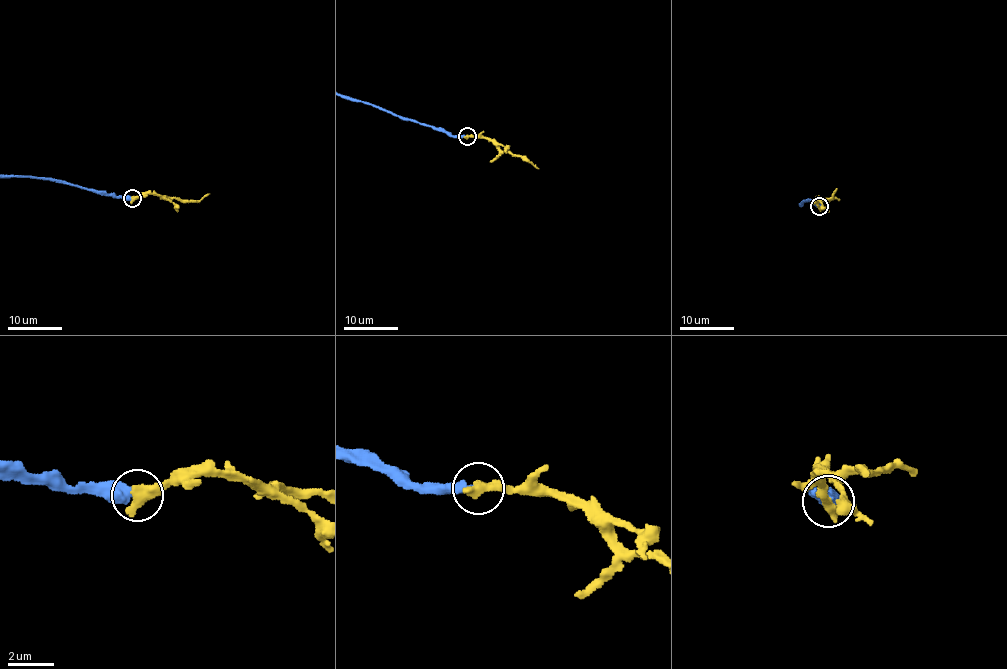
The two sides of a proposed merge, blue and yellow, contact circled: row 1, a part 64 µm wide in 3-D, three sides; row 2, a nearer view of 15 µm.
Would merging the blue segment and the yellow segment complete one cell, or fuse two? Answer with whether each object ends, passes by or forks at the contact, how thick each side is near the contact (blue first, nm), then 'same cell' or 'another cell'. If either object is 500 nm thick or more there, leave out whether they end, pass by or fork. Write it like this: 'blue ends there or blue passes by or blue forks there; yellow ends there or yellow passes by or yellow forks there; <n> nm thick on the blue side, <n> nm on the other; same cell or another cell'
440 nm thick on the blue side, 550 nm on the other; another cell

